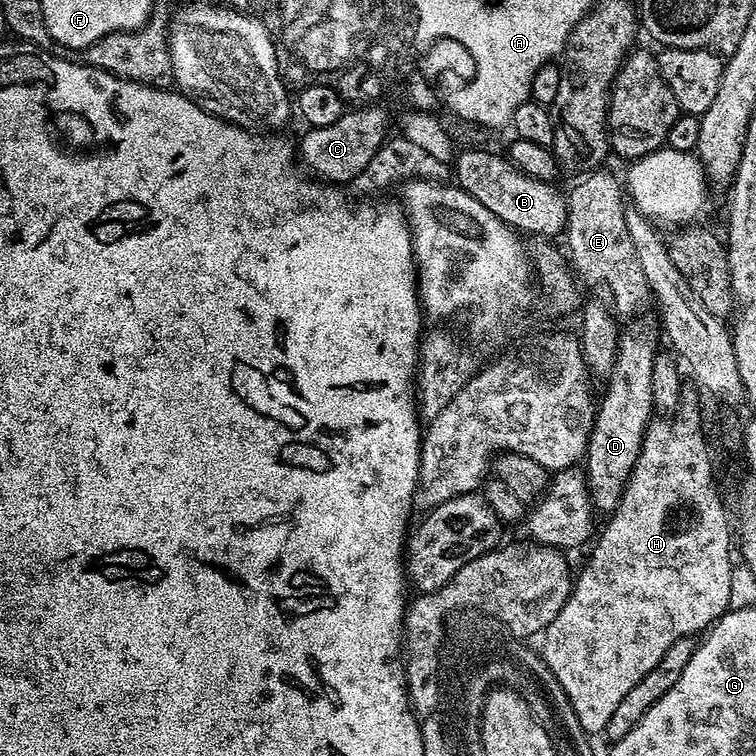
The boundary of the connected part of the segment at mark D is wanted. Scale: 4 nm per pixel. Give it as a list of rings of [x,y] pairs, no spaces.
[[[636,318],[623,325],[620,339],[616,342],[616,361],[607,377],[608,390],[604,397],[599,397],[596,420],[592,424],[592,433],[588,439],[586,453],[586,475],[588,490],[597,513],[611,514],[620,505],[620,499],[628,480],[632,477],[634,466],[638,462],[638,454],[642,450],[644,435],[648,424],[654,419],[654,407],[651,396],[651,379],[653,377],[654,358],[658,353],[656,343],[662,340],[662,332],[657,321]]]

